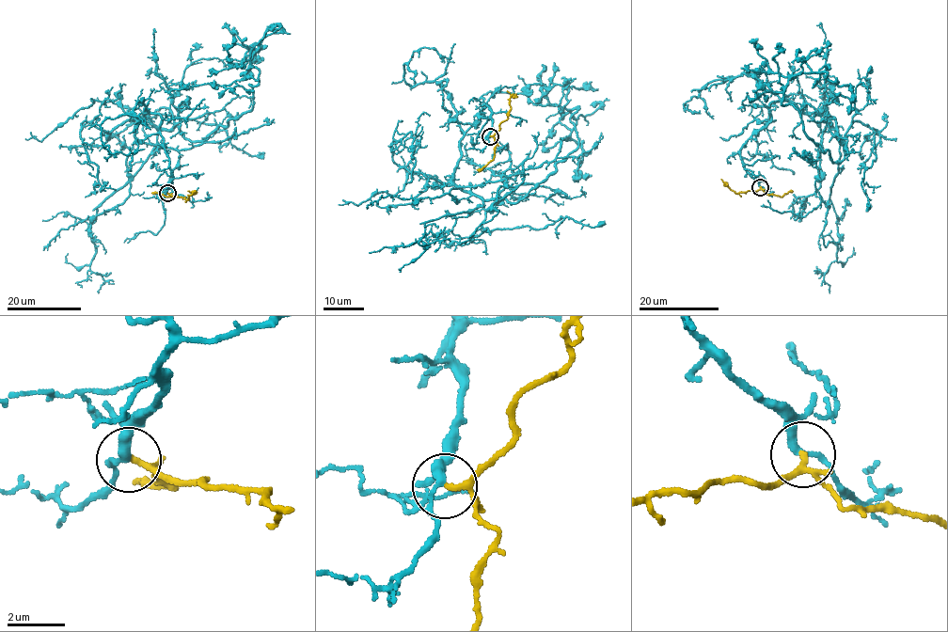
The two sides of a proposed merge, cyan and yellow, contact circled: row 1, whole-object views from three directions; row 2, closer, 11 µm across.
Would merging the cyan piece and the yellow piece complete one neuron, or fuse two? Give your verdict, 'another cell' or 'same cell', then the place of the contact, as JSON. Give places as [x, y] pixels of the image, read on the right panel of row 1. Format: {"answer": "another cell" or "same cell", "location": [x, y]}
{"answer": "same cell", "location": [760, 187]}

